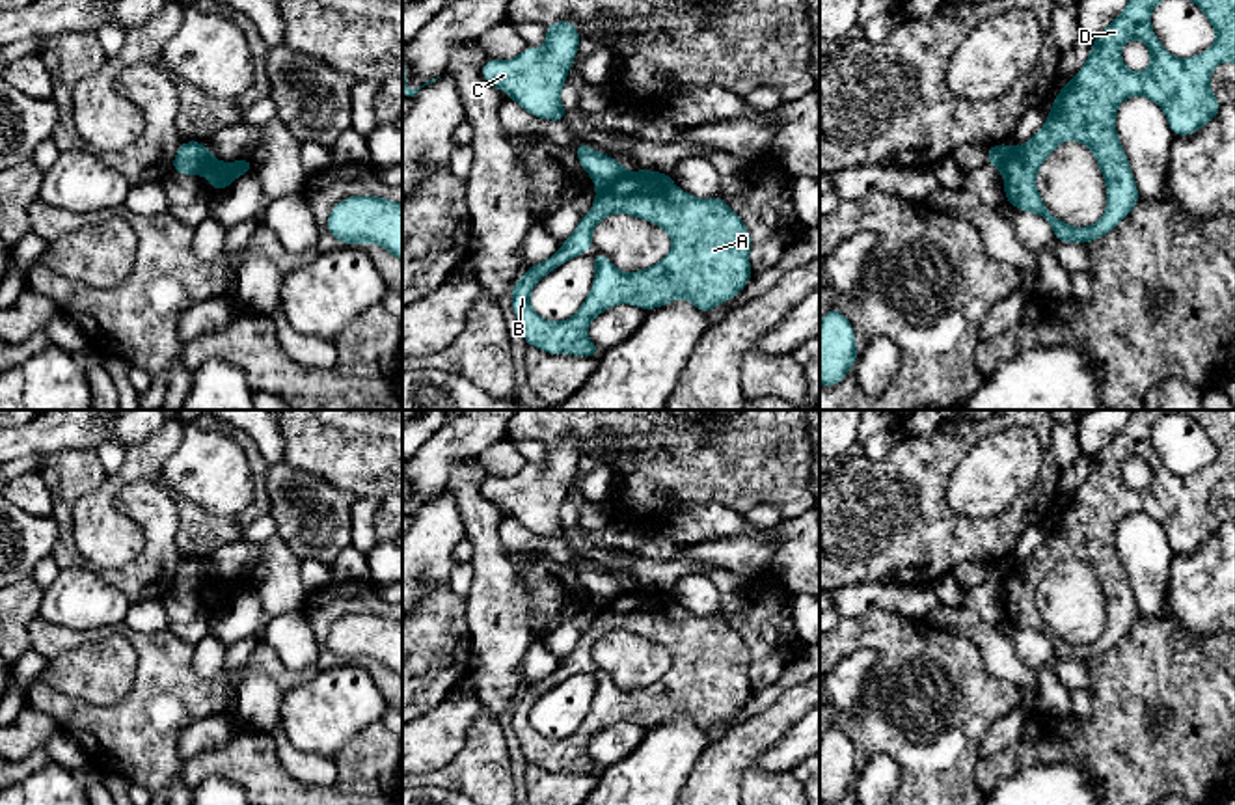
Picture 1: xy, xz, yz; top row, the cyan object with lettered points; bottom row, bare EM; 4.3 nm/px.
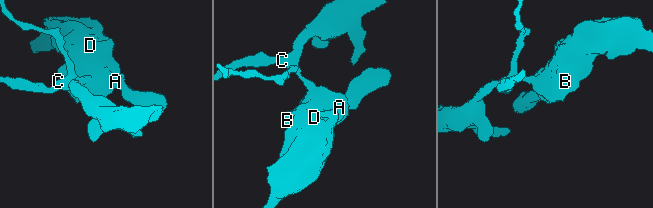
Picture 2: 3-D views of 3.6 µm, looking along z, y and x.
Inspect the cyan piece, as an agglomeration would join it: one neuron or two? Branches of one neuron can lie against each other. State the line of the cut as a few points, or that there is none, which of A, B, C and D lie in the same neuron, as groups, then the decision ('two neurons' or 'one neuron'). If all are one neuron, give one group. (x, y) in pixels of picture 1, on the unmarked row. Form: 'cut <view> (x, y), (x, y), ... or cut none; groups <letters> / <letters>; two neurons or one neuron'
cut xz (626, 589), (597, 606); groups A B D / C; two neurons

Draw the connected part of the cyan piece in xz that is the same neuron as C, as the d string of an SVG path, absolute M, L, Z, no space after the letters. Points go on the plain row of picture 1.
M570 438L546 443L542 466L527 464L512 477L486 477L481 494L509 511L538 537L566 539L561 507L577 471L579 449Z

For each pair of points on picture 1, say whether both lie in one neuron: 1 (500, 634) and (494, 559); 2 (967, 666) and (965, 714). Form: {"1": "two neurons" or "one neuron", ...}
{"1": "one neuron", "2": "one neuron"}

